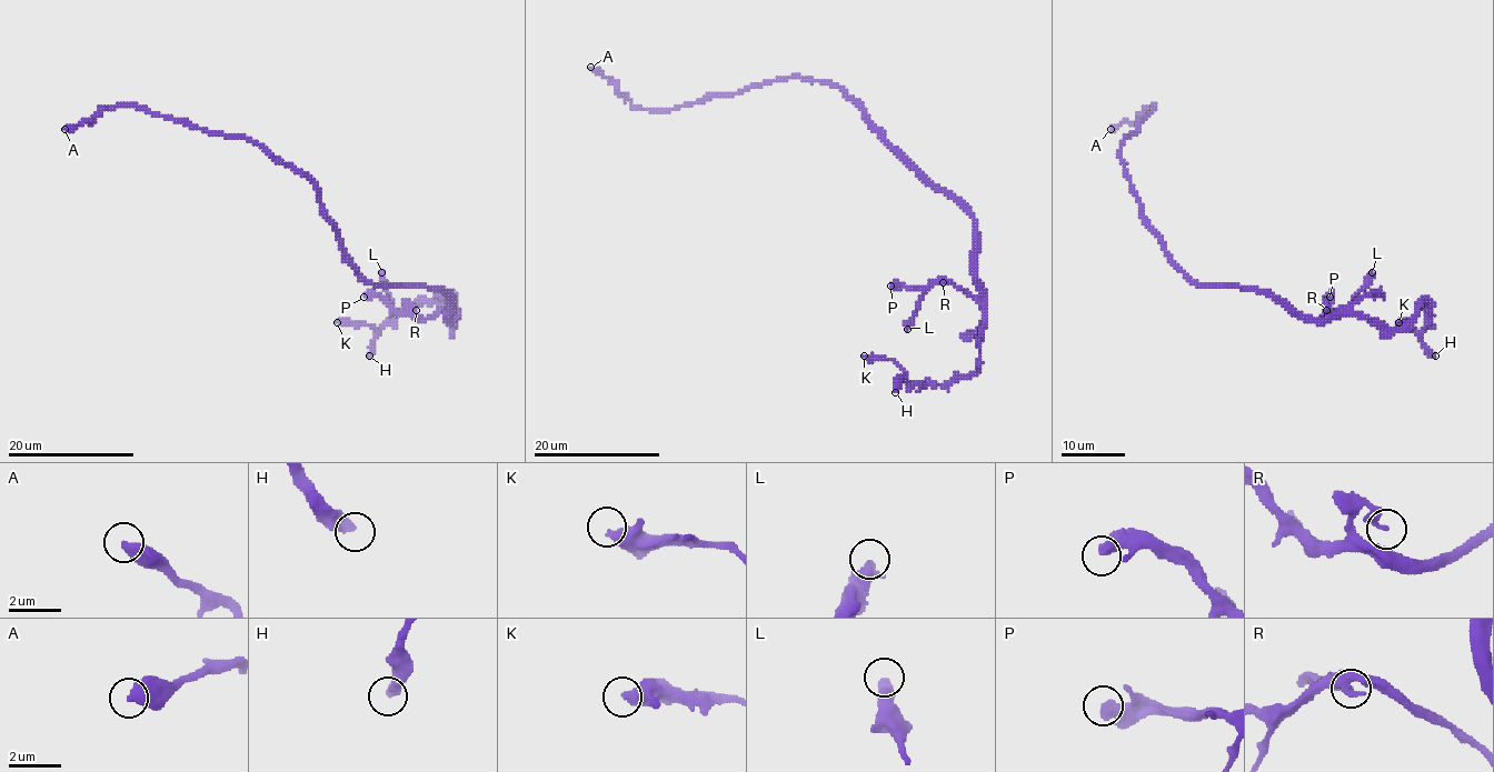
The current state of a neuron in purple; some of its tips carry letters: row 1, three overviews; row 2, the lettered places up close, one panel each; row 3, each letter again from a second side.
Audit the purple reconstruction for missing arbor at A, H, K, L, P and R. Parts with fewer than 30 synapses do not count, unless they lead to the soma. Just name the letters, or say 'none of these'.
none of these

